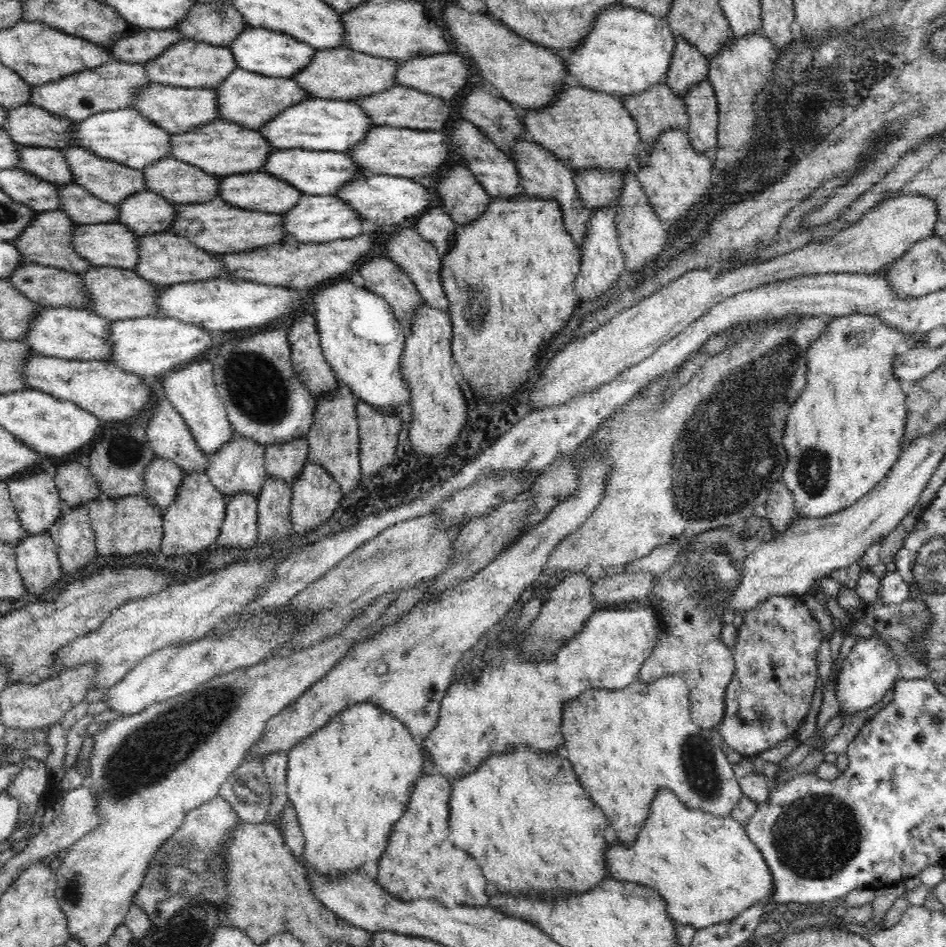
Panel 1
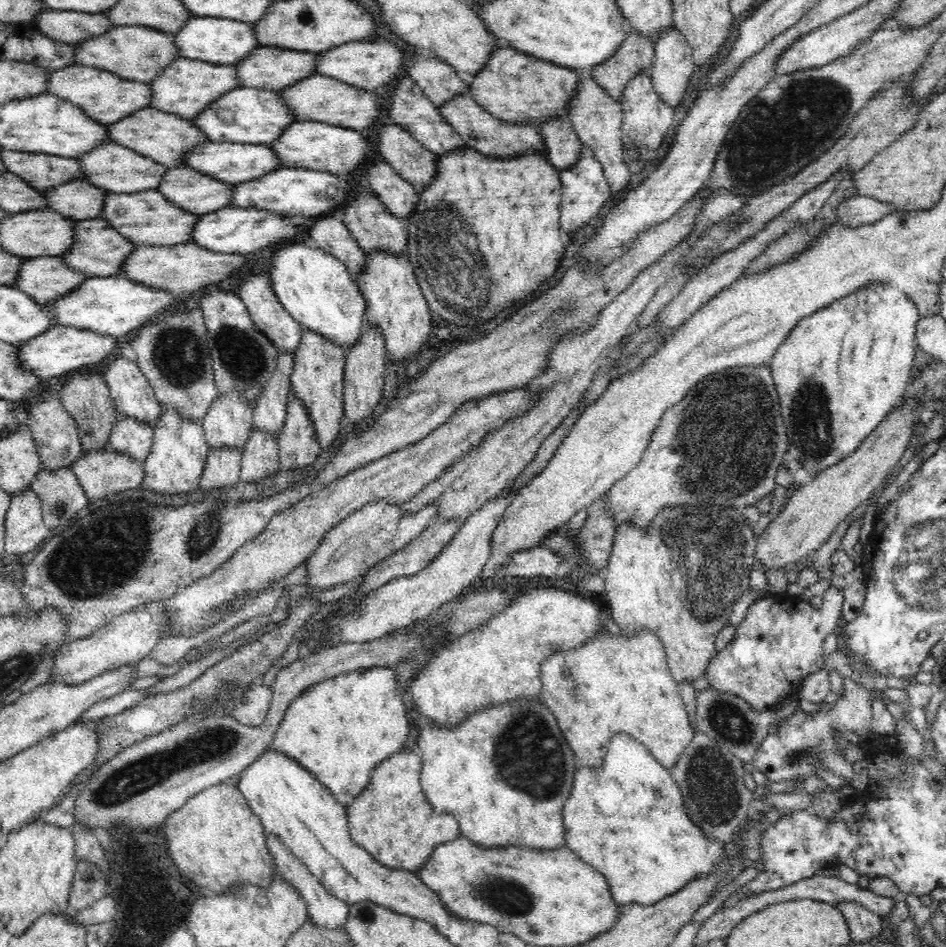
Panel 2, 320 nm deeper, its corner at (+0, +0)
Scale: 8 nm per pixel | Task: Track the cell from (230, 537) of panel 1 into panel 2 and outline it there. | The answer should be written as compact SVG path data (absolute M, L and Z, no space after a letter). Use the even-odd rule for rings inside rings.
M210 448L200 475L200 488L212 490L241 481L241 456L236 448Z

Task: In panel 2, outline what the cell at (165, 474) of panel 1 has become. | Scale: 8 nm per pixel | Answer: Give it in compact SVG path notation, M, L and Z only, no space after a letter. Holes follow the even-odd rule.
M123 414L116 416L115 420L110 436L110 449L120 451L143 464L148 451L152 450L153 428Z

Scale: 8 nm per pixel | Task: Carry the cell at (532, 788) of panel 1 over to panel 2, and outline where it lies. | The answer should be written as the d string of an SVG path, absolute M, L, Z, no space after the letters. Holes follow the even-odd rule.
M530 698L510 699L499 705L488 705L470 713L459 725L444 727L436 725L432 719L418 728L417 745L423 756L421 768L421 787L436 813L452 815L460 824L460 832L474 844L482 844L482 848L506 848L508 845L532 848L533 850L554 850L564 848L566 844L565 826L563 823L563 806L573 785L577 759L572 752L564 733L558 726L556 717L541 700Z

